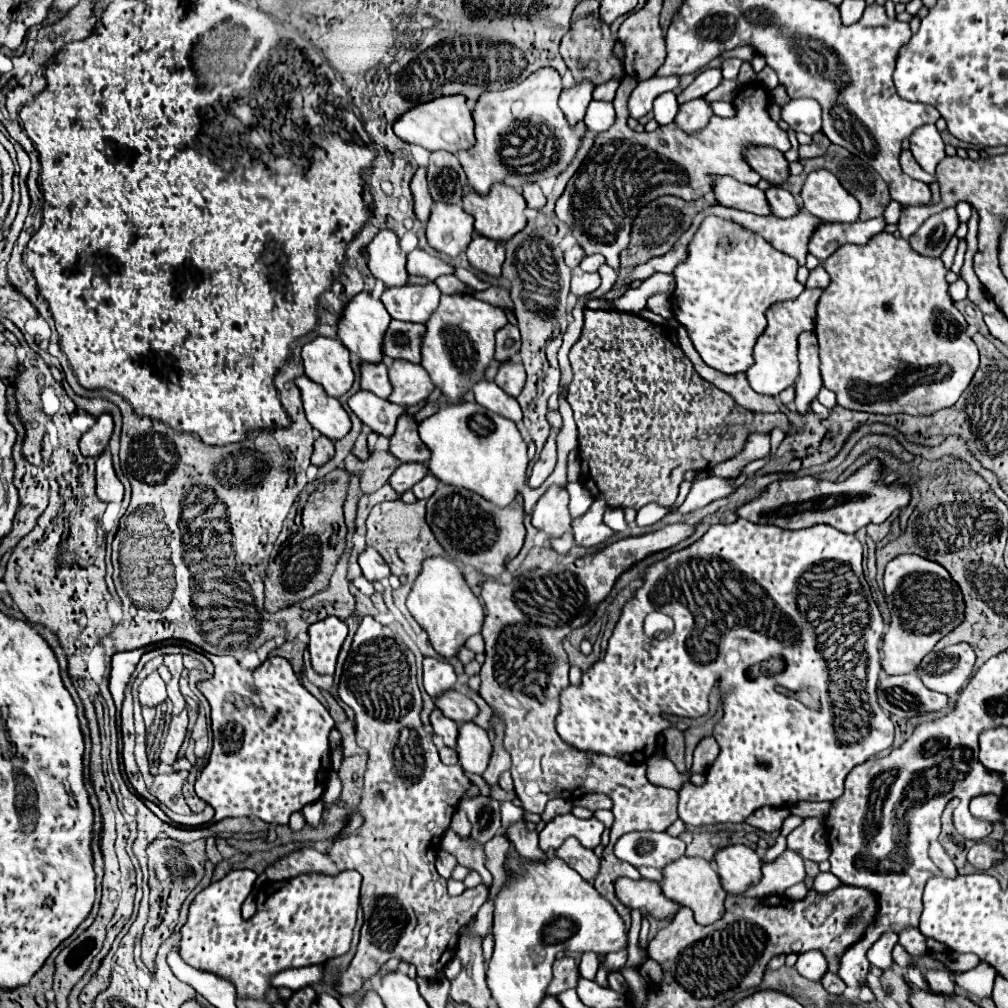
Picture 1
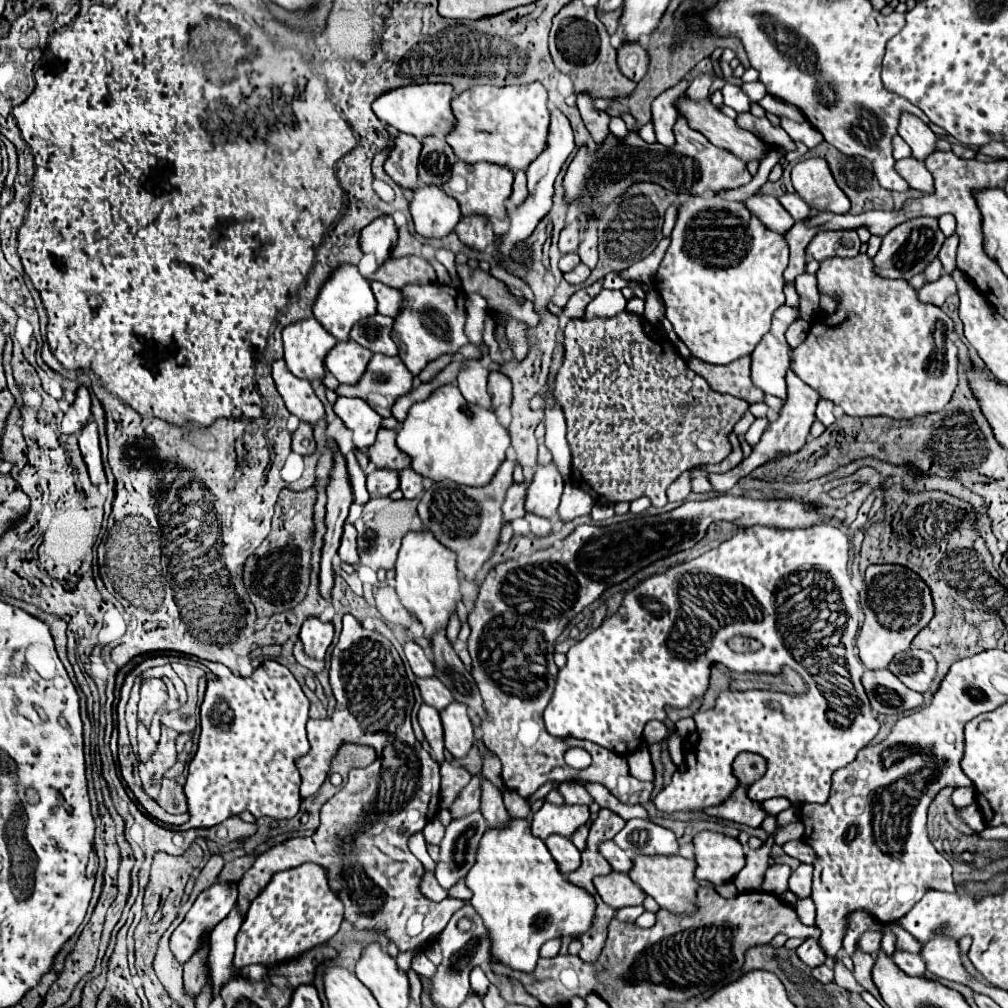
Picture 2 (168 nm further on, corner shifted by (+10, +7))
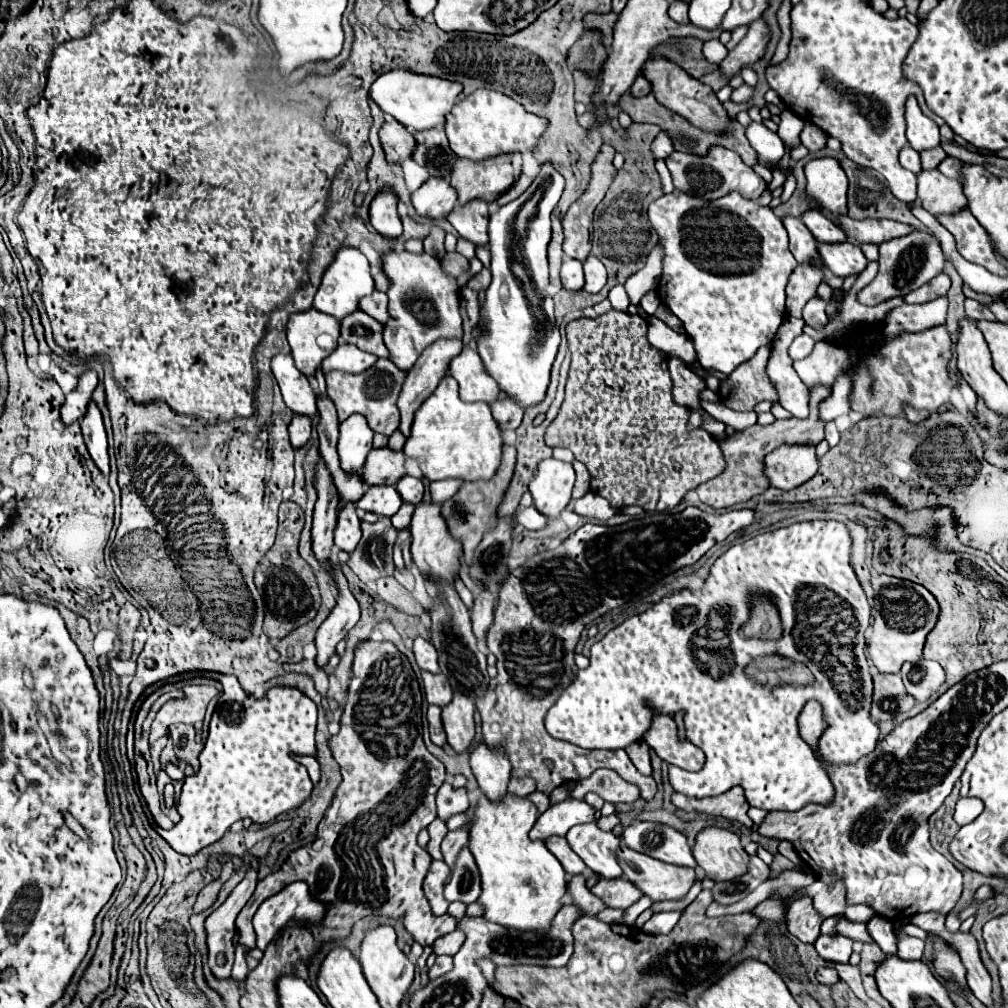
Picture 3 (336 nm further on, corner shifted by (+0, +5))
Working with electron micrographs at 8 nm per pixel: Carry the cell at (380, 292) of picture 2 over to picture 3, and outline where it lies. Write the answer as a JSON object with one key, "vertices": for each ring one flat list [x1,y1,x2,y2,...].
{"vertices":[[374,291,372,295,360,299,360,311,364,311,366,315,374,317,380,323,388,321,388,297,386,293]]}

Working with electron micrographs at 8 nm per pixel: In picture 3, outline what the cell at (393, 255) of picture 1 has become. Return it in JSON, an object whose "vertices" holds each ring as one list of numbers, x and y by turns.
{"vertices":[[384,187,384,191,378,191,370,203,370,221,374,229,390,239,402,233,402,221,398,217,396,205,398,205,398,195,390,187]]}

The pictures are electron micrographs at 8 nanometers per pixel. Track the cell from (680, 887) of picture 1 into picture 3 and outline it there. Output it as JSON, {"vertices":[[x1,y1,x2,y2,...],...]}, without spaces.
{"vertices":[[626,845,616,851,616,857,620,859,622,877,632,881,652,901,682,899,694,885,696,873,692,869,656,861]]}

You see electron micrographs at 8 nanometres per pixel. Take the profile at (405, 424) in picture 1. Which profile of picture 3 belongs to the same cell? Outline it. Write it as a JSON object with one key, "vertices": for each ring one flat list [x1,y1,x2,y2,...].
{"vertices":[[372,449,362,479,366,485,396,485,398,479,404,475,404,453,384,449]]}

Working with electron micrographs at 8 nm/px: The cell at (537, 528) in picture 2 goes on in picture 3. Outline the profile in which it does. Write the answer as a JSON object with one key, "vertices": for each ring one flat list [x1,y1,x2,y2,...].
{"vertices":[[526,507,526,509,516,509,514,519,526,527,526,529,542,529,546,525,546,517,536,509,536,507]]}

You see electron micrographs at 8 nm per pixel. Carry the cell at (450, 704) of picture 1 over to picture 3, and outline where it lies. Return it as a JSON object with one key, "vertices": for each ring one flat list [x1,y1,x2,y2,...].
{"vertices":[[422,671,422,683,424,683,426,701,430,705,444,707,452,701,452,687,442,673,434,675,434,673,428,673,428,671]]}

